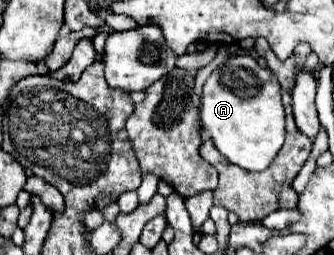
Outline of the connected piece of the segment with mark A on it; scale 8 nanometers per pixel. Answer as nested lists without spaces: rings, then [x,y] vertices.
[[[232,55],[224,65],[212,71],[204,83],[200,117],[218,151],[230,163],[246,171],[266,169],[284,143],[286,131],[280,83],[276,75],[260,67],[252,55]]]

